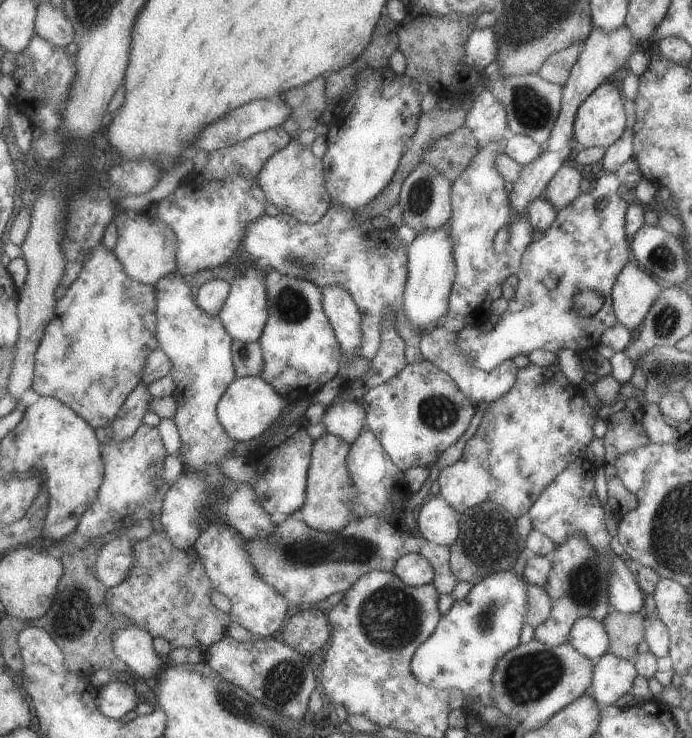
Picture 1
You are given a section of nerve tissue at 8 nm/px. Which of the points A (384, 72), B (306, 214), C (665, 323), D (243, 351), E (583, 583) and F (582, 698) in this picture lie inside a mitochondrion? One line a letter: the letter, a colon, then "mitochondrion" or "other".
A: other
B: other
C: mitochondrion
D: mitochondrion
E: mitochondrion
F: other

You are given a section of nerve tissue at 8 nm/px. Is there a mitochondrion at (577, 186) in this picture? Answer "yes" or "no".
no

